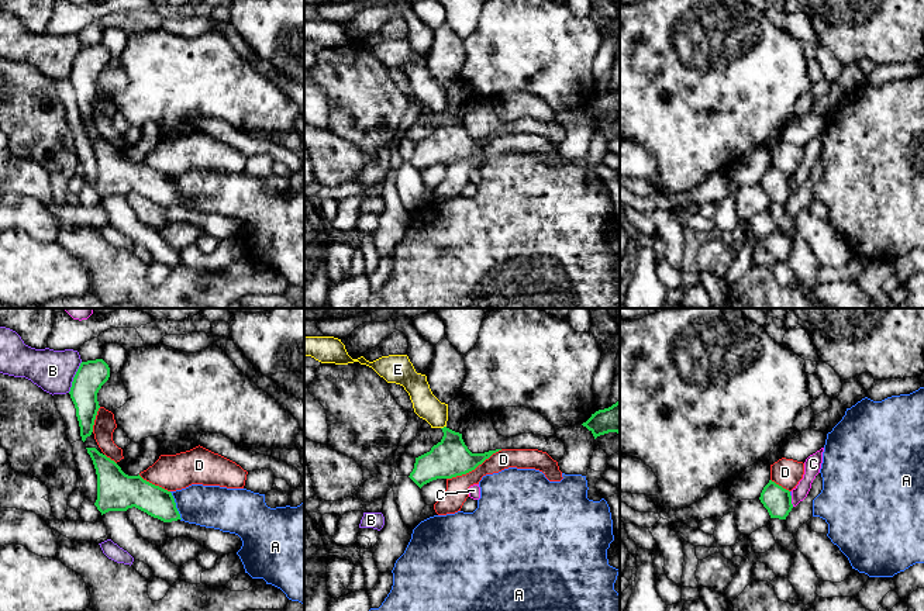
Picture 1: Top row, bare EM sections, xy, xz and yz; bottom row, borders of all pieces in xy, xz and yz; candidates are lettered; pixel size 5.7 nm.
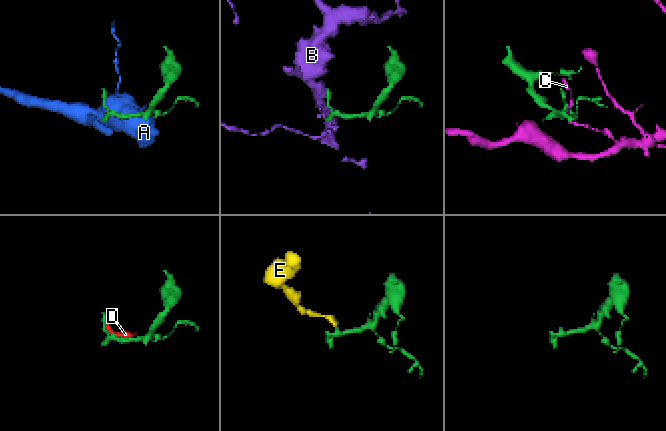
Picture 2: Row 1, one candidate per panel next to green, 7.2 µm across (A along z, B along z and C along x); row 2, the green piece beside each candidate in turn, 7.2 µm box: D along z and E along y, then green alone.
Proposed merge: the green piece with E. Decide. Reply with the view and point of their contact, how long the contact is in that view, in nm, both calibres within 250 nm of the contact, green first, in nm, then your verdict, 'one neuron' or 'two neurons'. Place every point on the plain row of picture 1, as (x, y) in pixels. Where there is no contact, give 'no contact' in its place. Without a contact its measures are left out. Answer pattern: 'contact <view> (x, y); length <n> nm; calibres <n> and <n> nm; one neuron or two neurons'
contact xz (444, 111); length 40 nm; calibres 220 and 150 nm; two neurons

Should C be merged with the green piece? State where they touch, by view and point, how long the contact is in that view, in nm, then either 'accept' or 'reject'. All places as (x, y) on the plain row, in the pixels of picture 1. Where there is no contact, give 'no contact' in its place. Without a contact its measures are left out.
yz (790, 186) | 70 nm | reject

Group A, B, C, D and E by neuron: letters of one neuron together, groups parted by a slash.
A / B / C / D / E

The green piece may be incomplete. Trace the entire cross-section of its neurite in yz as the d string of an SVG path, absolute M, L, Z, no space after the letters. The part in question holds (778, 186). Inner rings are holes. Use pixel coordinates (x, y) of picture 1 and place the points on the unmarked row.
M772 165L763 172L759 184L770 203L786 204L793 193L790 176Z

